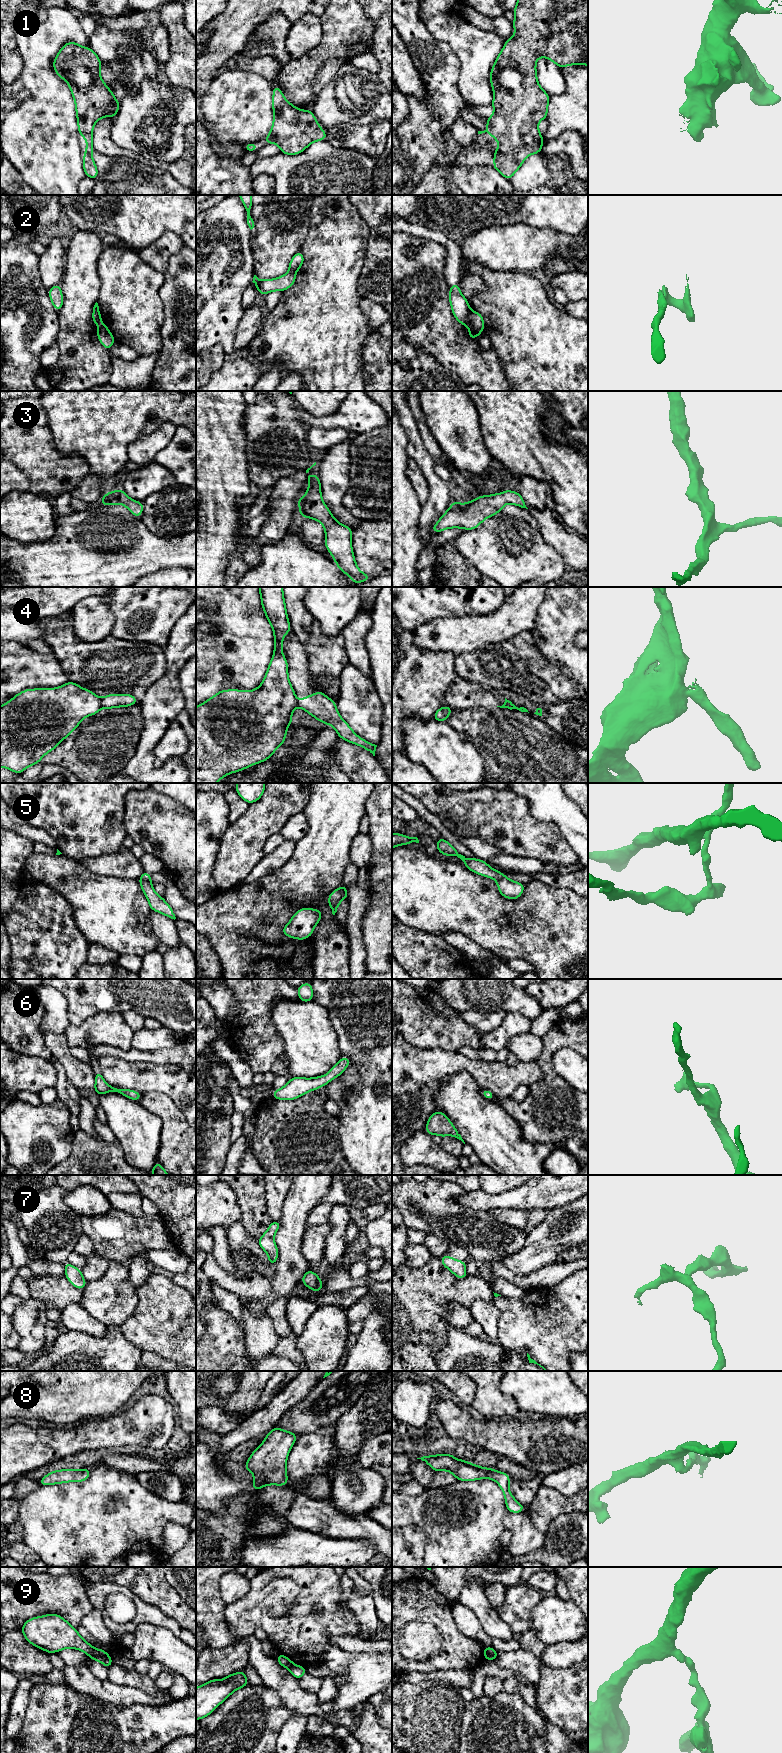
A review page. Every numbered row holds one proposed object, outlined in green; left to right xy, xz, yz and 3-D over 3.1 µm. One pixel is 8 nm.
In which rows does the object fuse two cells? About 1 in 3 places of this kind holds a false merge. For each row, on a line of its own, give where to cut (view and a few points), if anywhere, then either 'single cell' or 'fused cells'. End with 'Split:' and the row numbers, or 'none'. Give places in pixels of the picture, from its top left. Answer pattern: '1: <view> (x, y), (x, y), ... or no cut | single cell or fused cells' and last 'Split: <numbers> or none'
1: no cut | single cell
2: yz (470, 310), (467, 316), (467, 324) | fused cells
3: no cut | single cell
4: xy (100, 699), (102, 706) | fused cells
5: xy (140, 877), (150, 881) | fused cells
6: no cut | single cell
7: no cut | single cell
8: no cut | single cell
9: xy (96, 1649), (93, 1659) | fused cells
Split: 2, 4, 5, 9

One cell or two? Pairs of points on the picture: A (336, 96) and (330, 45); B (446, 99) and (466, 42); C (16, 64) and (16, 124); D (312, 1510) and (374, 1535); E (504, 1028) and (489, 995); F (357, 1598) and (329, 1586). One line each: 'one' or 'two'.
A: two
B: two
C: two
D: one
E: two
F: two

